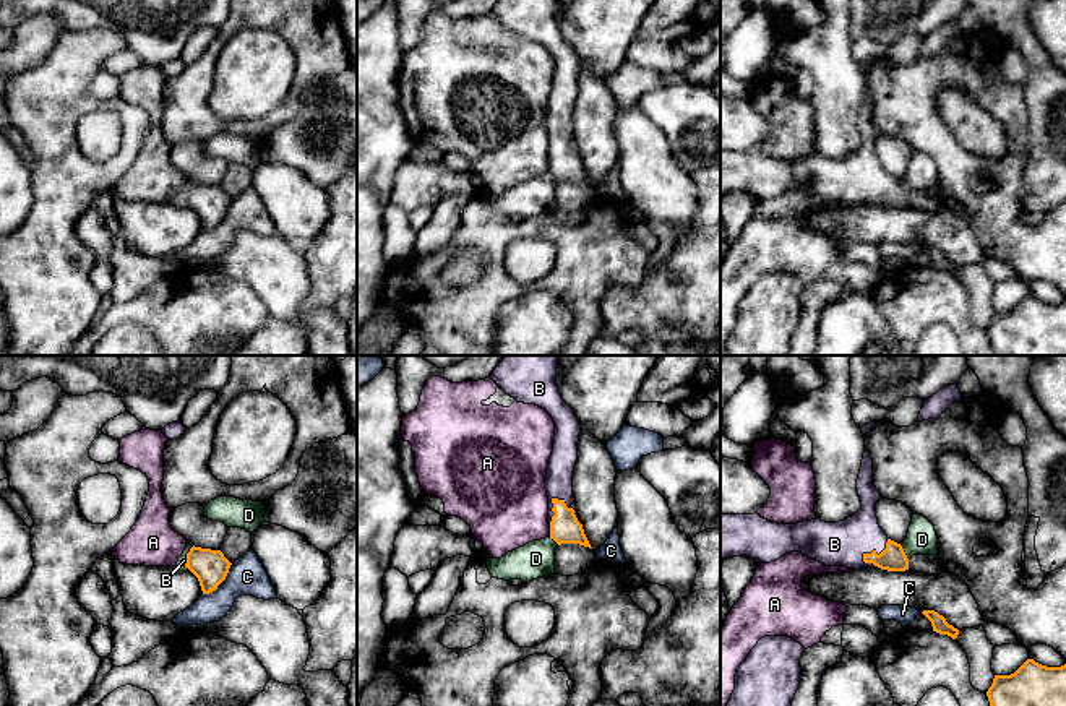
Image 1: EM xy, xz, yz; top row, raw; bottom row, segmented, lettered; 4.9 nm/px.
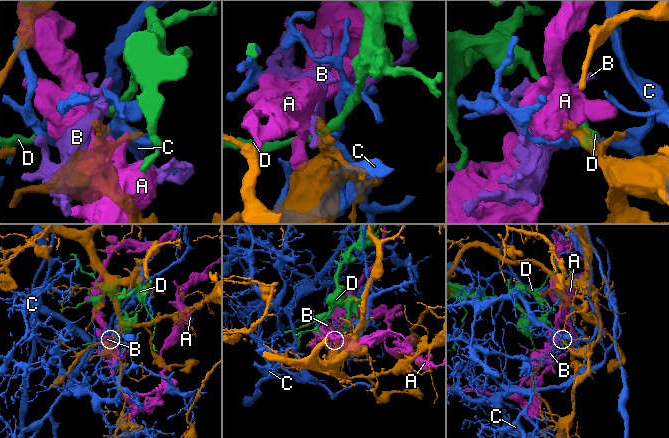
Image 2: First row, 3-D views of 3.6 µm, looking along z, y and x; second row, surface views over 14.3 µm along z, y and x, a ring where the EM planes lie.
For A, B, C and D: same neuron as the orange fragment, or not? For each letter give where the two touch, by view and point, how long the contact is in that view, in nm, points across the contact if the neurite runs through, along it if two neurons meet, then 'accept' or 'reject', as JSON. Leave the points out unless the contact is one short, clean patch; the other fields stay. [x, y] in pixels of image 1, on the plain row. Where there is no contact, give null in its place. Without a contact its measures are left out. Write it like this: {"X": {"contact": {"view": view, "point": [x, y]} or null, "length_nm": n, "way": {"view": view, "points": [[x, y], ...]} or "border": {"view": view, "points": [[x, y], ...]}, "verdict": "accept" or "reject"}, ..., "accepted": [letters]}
{"A": {"contact": {"view": "xz", "point": [550, 167]}, "length_nm": 60, "verdict": "reject"}, "B": {"contact": {"view": "xz", "point": [567, 143]}, "length_nm": 200, "way": {"view": "xz", "points": [[565, 164], [567, 143], [560, 135], [558, 117]]}, "verdict": "accept"}, "C": {"contact": {"view": "xy", "point": [221, 218]}, "length_nm": 220, "verdict": "reject"}, "D": {"contact": {"view": "yz", "point": [904, 189]}, "length_nm": 90, "border": {"view": "yz", "points": [[899, 180], [909, 195]]}, "verdict": "reject"}, "accepted": ["B"]}

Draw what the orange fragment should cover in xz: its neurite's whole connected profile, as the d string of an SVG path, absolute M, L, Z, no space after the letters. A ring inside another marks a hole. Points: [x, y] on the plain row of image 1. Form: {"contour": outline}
{"contour": "M498 0L490 15L518 39L535 41L552 52L555 75L545 112L550 175L558 182L579 180L592 185L573 133L581 62L560 31L557 3L558 0Z"}

